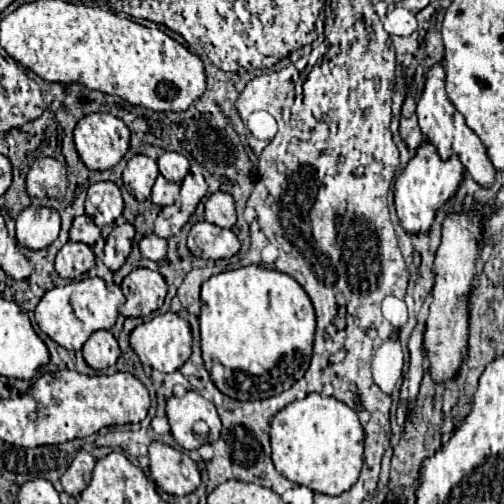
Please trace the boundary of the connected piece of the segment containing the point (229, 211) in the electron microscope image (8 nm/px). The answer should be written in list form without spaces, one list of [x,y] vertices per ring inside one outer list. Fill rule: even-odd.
[[[218,191],[210,195],[204,207],[206,207],[204,217],[208,223],[214,223],[226,229],[230,229],[236,223],[236,209],[234,209],[234,199],[230,197],[230,193]]]

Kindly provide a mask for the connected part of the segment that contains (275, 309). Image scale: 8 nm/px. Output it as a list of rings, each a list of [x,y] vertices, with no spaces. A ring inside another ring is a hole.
[[[248,265],[222,271],[202,285],[202,357],[214,385],[238,401],[268,399],[304,377],[314,341],[314,307],[302,285],[286,273]]]

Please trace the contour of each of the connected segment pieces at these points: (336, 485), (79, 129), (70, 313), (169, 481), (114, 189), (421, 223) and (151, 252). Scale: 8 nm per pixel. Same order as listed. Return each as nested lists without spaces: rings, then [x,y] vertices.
[[[308,393],[304,399],[286,405],[272,419],[272,461],[288,481],[316,493],[336,497],[348,491],[360,477],[364,453],[364,429],[354,409],[334,397]]]
[[[110,113],[84,115],[74,129],[74,143],[88,169],[110,169],[120,163],[128,151],[130,131]]]
[[[86,277],[82,281],[72,281],[64,287],[54,287],[48,291],[36,307],[36,323],[50,339],[66,349],[82,349],[86,339],[98,329],[112,329],[118,317],[118,309],[124,303],[124,295],[118,285],[108,287],[100,277]]]
[[[152,443],[148,447],[150,475],[156,485],[170,495],[188,495],[200,485],[200,469],[188,457],[166,443]]]
[[[104,181],[104,183],[94,183],[88,189],[86,197],[86,215],[98,225],[112,225],[124,209],[122,193],[116,183]]]
[[[422,143],[418,153],[410,159],[402,175],[396,179],[394,203],[402,229],[410,235],[428,233],[430,225],[434,223],[436,211],[456,195],[462,181],[464,181],[464,167],[456,157],[442,161],[430,143]]]
[[[146,235],[142,241],[140,241],[140,253],[146,257],[146,259],[152,259],[152,261],[162,261],[166,257],[166,239],[160,239],[156,235]]]

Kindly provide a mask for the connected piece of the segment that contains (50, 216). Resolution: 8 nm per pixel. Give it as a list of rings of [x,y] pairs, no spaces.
[[[26,207],[16,217],[16,239],[28,249],[44,249],[58,239],[60,215],[48,207]]]

